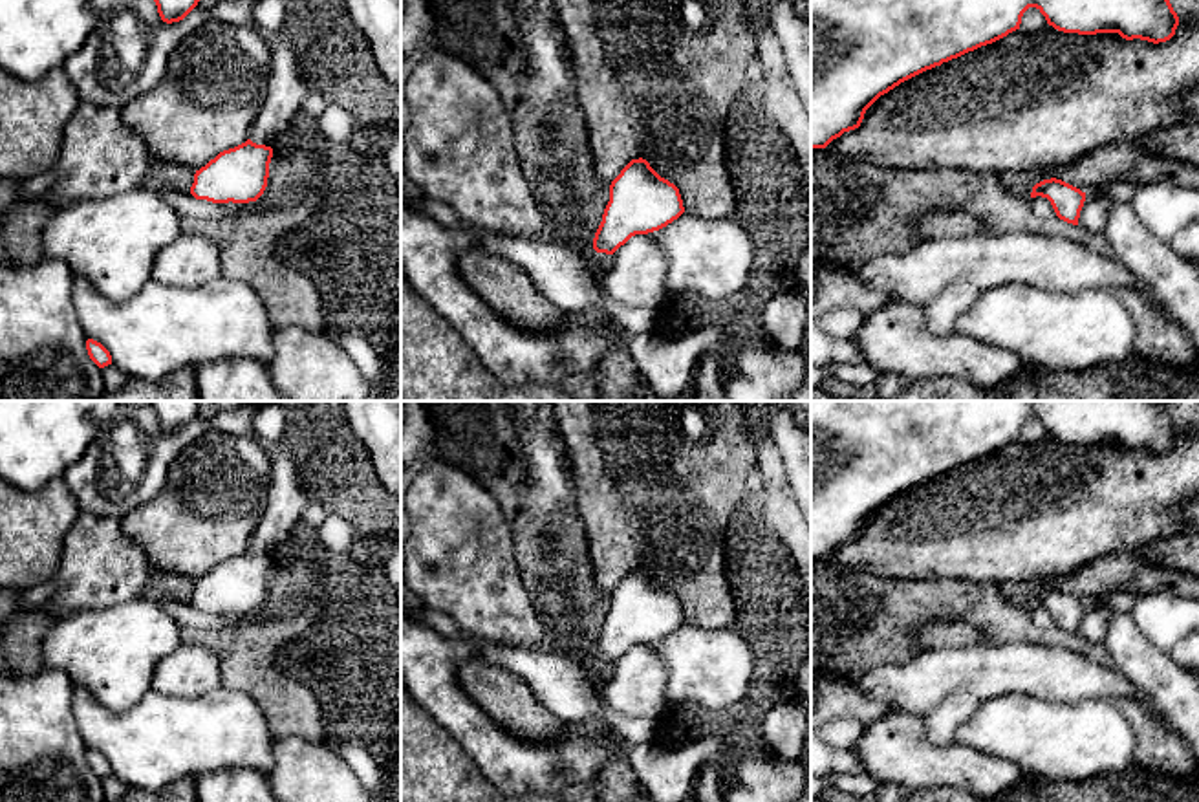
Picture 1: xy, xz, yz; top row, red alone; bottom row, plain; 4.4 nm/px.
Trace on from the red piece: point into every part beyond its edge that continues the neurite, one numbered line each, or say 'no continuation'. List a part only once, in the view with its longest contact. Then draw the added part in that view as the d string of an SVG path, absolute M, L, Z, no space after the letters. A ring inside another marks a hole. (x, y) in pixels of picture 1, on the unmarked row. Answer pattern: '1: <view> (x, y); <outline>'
no continuation

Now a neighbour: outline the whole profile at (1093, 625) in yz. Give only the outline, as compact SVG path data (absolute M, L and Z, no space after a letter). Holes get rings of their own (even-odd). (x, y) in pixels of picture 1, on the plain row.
M1128 591L1107 595L1102 604L1095 604L1093 601L1087 602L1080 621L1078 637L1091 645L1104 645L1109 619L1118 612L1129 612L1133 602L1135 597Z

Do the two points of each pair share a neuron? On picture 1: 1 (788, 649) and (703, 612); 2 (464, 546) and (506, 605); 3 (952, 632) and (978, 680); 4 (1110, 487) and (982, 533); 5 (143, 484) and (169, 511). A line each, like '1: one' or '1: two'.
1: two
2: one
3: two
4: one
5: two

